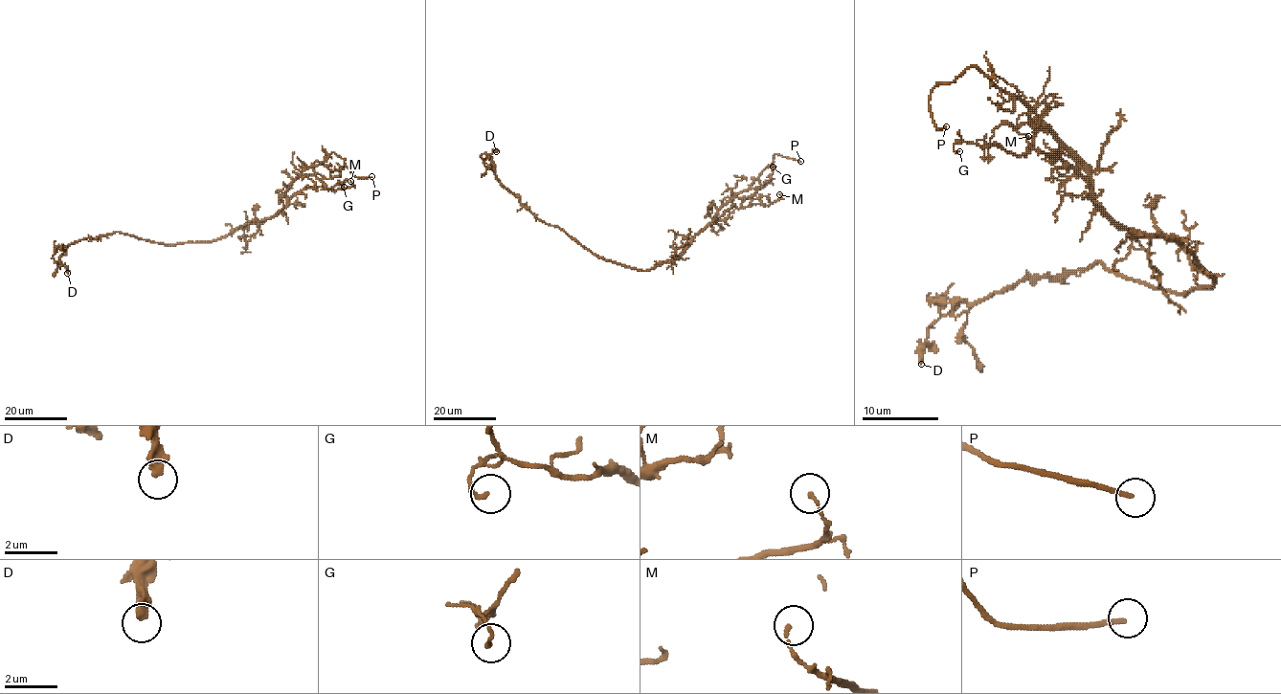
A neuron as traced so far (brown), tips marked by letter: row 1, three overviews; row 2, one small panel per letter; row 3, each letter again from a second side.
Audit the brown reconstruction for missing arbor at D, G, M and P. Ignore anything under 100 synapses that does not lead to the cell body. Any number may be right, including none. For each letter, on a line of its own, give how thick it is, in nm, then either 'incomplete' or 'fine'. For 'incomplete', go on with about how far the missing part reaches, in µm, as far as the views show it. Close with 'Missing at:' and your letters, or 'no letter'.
D: calibre 360 nm; fine
G: calibre 140 nm; fine
M: calibre 110 nm; fine
P: calibre 170 nm; incomplete; missing 15 µm
Missing at: P

